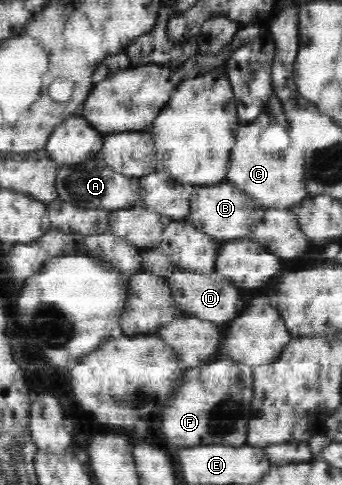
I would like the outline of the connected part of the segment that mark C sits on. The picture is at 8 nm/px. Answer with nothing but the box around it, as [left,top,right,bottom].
[227,94,307,210]

